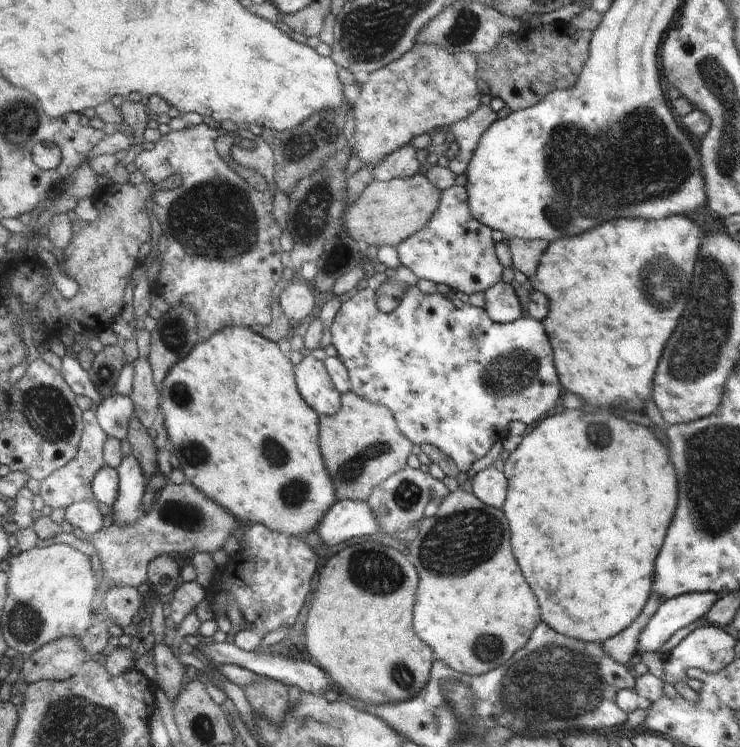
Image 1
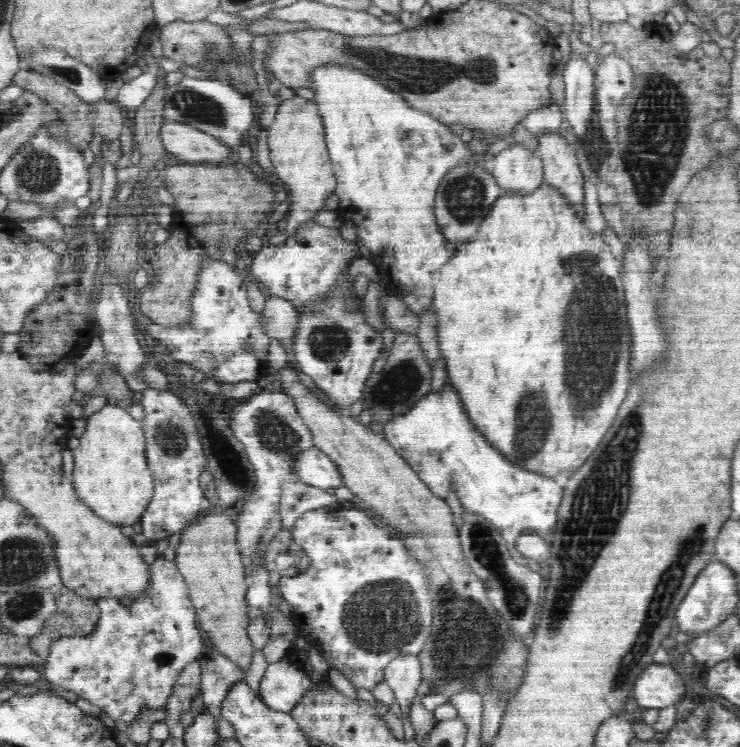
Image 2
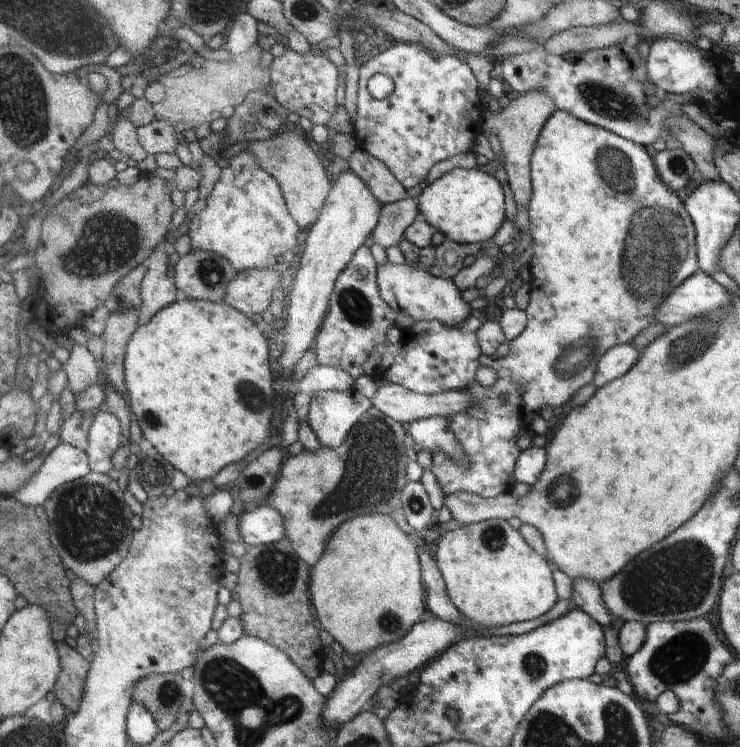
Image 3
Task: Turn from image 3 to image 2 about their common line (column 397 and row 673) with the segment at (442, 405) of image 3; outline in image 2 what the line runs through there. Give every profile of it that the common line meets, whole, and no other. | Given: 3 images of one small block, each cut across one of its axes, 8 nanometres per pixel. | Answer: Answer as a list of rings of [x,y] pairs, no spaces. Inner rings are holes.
[[[412,654],[394,658],[384,670],[385,681],[392,690],[393,700],[400,705],[401,715],[398,718],[402,723],[408,717],[416,689],[420,686],[421,671],[419,658]]]

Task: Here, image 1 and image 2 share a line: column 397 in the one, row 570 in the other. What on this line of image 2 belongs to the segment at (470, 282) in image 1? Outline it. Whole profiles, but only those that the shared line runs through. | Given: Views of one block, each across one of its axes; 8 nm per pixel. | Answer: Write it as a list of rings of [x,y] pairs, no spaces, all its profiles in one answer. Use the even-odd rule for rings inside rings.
[[[260,392],[246,402],[238,402],[231,410],[229,427],[244,445],[246,454],[256,471],[256,490],[246,498],[242,512],[236,516],[237,547],[245,562],[246,578],[265,560],[269,542],[280,530],[280,496],[282,483],[296,478],[293,474],[295,458],[315,446],[313,434],[298,414],[294,399],[285,392]]]

